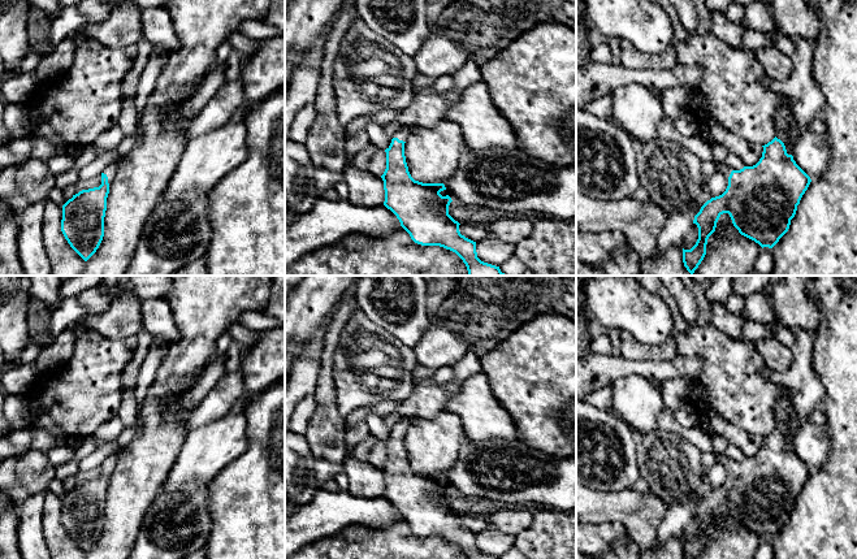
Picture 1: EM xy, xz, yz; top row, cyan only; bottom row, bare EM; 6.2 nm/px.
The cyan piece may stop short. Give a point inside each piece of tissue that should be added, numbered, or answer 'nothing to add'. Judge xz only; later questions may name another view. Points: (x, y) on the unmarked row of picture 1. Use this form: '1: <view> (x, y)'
1: xz (402, 425)

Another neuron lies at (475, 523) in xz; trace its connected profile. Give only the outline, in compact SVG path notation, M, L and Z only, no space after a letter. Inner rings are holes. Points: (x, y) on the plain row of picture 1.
M460 515L459 523L466 529L479 533L490 528L489 517L484 515Z

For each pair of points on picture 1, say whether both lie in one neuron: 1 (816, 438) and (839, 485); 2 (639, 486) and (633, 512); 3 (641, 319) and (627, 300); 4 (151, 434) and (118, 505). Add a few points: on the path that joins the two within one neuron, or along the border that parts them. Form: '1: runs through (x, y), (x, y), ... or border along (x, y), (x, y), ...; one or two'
1: border along (826, 429), (830, 437), (829, 459), (812, 471); two
2: border along (630, 488), (643, 494), (649, 490); two
3: runs through (639, 315), (628, 304); one
4: runs through (151, 451), (133, 488); one

